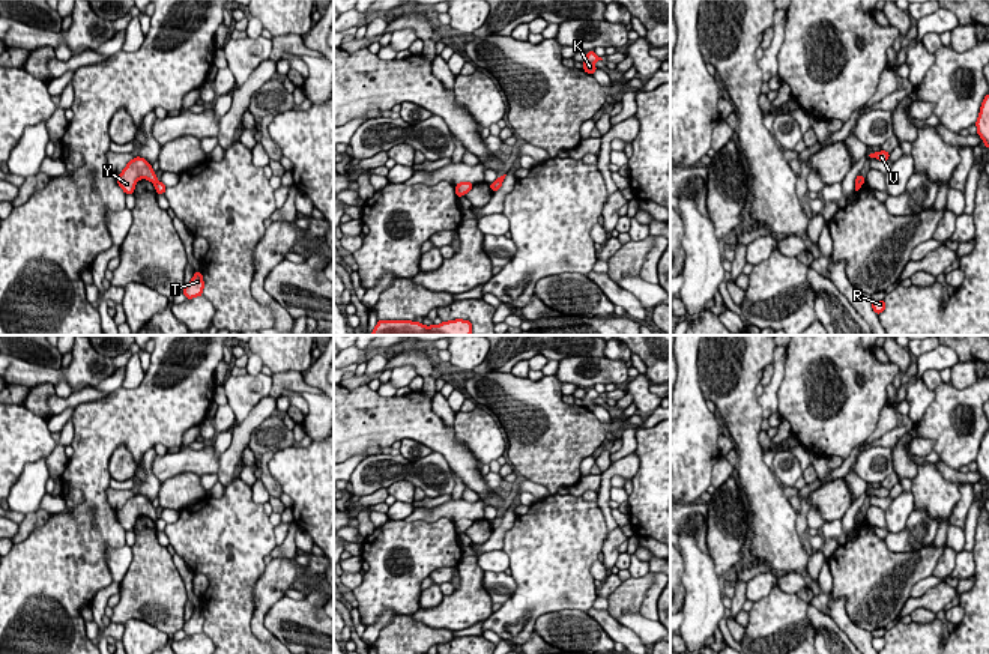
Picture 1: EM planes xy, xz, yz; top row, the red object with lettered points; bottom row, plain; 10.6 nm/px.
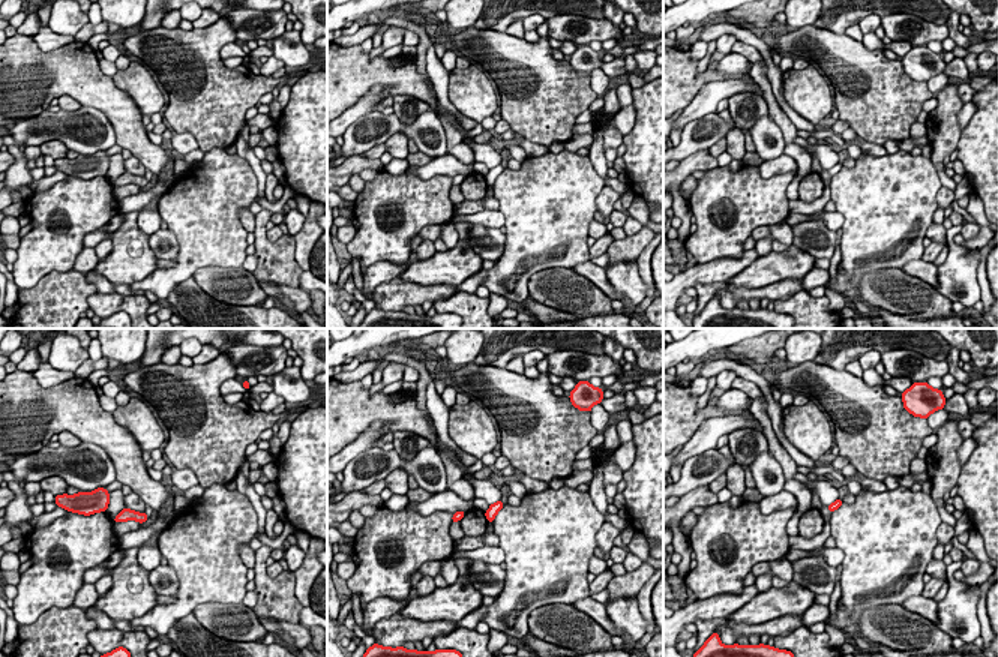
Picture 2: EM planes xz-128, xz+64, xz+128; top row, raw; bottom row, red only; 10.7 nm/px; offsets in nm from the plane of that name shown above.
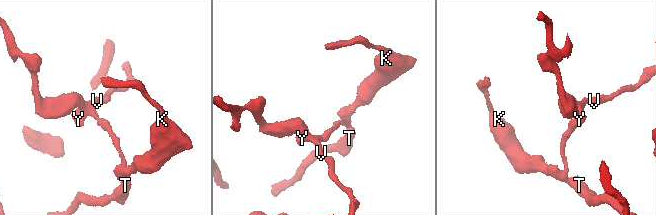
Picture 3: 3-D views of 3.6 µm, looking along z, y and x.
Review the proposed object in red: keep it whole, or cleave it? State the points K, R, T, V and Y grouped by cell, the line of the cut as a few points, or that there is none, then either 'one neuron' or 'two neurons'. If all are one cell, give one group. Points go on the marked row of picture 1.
K R T / V Y; cut in xz along (490, 184), (493, 190); two neurons

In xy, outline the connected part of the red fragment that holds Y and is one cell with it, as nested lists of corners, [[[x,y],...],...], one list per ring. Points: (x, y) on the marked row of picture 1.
[[[135,156],[132,161],[129,161],[123,171],[116,177],[125,194],[134,194],[134,188],[140,179],[147,179],[153,185],[158,182],[152,165],[140,156]]]

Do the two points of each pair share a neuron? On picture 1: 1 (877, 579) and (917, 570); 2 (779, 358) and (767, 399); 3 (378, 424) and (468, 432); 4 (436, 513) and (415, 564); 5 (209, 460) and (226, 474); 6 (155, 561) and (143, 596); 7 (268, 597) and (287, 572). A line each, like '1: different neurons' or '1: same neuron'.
1: same neuron
2: same neuron
3: different neurons
4: different neurons
5: different neurons
6: same neuron
7: same neuron

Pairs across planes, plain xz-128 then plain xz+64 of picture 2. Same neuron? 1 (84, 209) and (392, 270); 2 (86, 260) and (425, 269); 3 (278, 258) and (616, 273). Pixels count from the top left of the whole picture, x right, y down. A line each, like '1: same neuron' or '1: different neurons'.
1: different neurons
2: different neurons
3: different neurons

